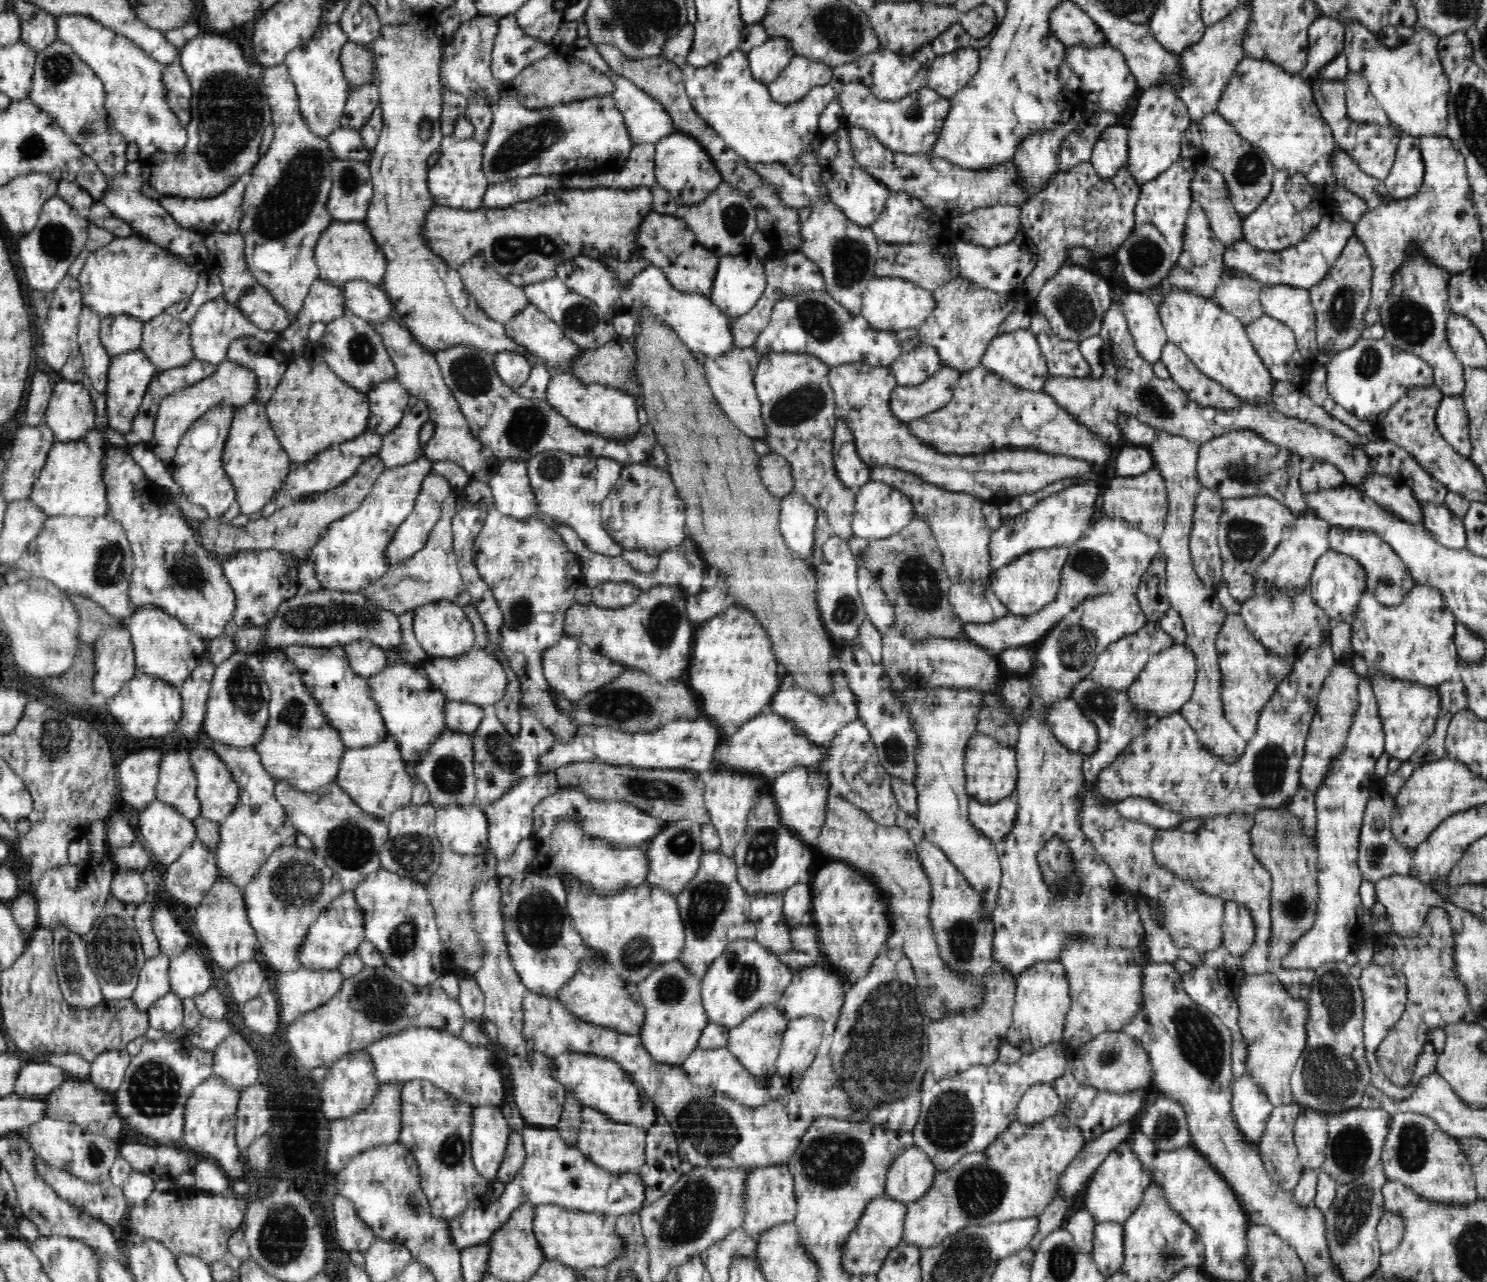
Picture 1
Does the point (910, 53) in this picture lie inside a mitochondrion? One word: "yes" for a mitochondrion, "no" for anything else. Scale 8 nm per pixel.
no

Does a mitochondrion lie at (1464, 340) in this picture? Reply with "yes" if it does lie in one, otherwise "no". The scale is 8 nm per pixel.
no

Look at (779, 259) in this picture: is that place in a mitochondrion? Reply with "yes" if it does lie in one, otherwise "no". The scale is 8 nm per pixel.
no

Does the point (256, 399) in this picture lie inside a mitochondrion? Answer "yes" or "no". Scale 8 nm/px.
no

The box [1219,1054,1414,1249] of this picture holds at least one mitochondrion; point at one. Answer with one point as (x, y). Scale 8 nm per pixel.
(1351, 1149)

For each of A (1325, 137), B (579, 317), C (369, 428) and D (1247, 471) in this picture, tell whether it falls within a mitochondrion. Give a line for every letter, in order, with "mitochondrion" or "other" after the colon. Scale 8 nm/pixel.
A: other
B: mitochondrion
C: other
D: mitochondrion

